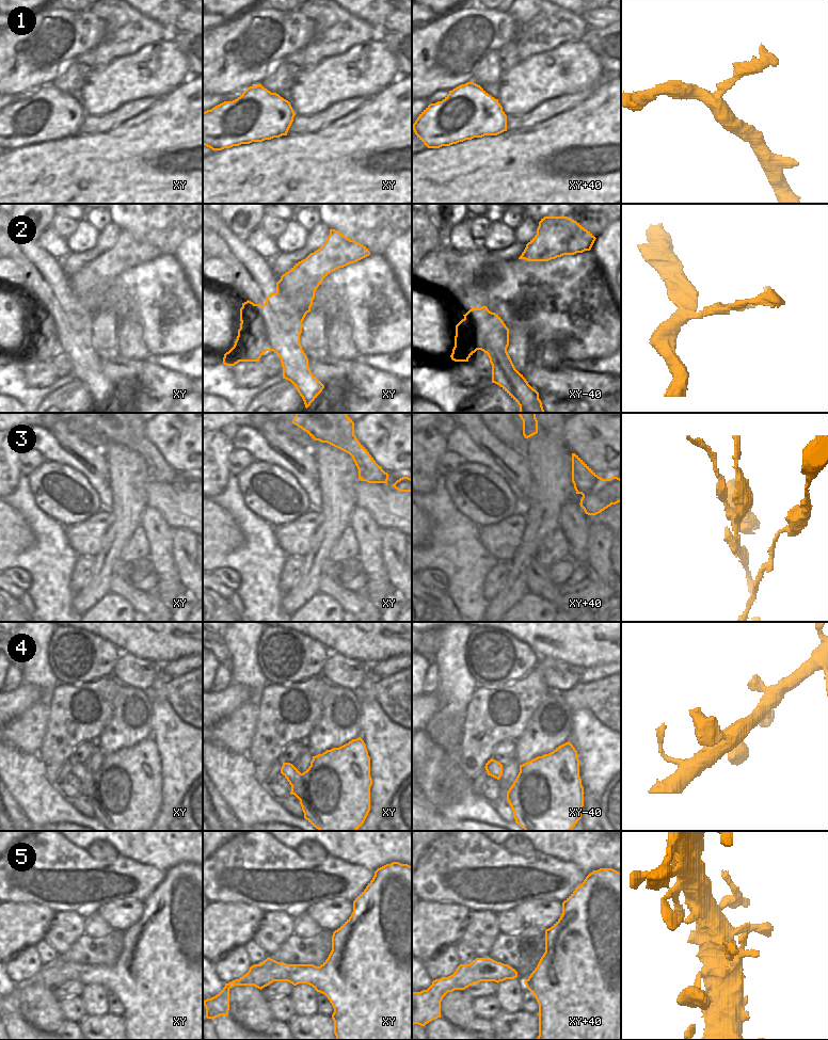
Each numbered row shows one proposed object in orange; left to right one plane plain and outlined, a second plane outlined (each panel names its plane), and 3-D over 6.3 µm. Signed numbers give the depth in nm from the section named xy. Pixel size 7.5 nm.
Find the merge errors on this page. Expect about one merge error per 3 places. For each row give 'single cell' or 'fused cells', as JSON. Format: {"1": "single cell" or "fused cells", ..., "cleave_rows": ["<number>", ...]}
{"1": "single cell", "2": "fused cells", "3": "single cell", "4": "single cell", "5": "single cell", "cleave_rows": ["2"]}

